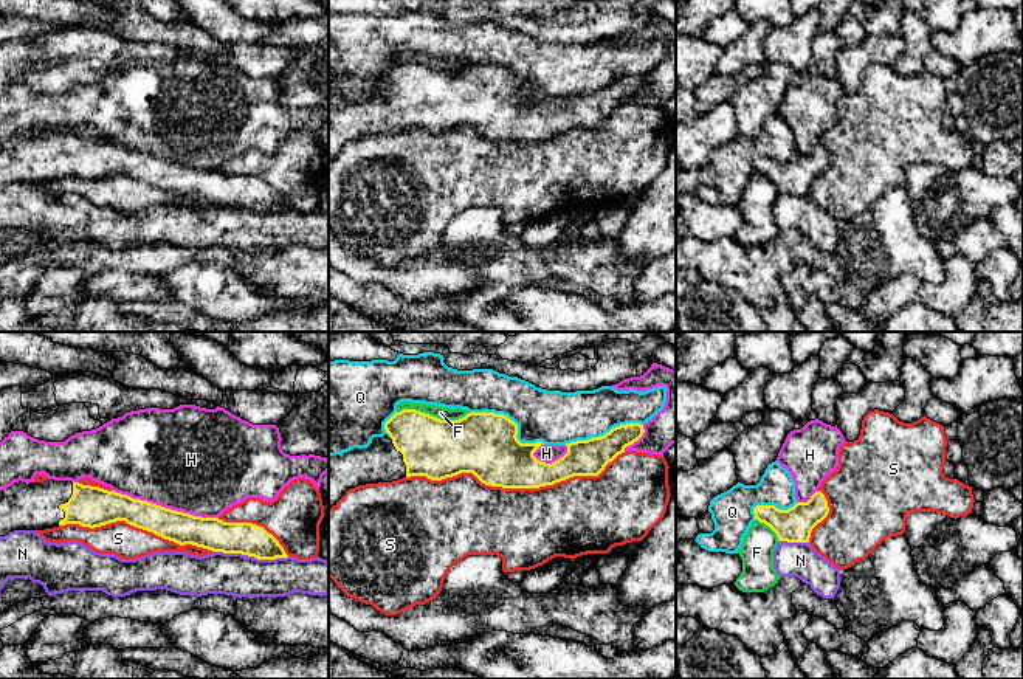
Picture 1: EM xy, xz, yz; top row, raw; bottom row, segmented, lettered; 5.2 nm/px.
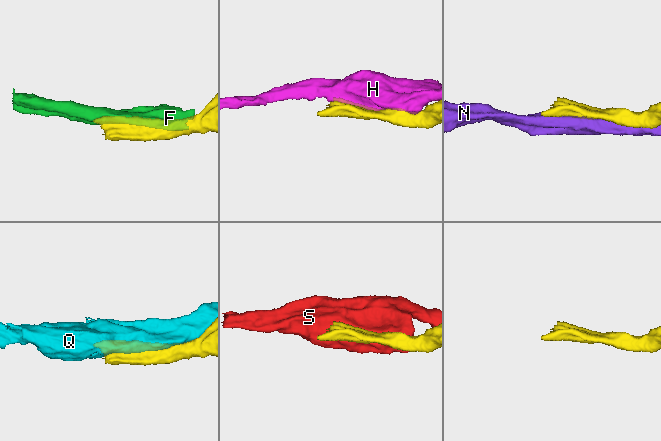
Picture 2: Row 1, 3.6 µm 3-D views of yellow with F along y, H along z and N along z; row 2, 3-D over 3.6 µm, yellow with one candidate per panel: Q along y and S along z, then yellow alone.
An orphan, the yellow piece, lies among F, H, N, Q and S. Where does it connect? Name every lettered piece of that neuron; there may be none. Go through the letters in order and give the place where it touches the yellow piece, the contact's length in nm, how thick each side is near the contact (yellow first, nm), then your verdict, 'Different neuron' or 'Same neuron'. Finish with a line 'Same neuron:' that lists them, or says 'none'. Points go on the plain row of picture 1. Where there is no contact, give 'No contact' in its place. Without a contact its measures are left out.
F: Touches yellow at xz (434, 70). Shared border 380 nm. Thickness 300 nm (yellow) against 70 nm. Different neuron
H: Touches yellow at xy (165, 160). Shared border 550 nm. Thickness 160 nm (yellow) against 500 nm. Different neuron
N: Touches yellow at xy (251, 208). Shared border 380 nm. Thickness 170 nm (yellow) against 220 nm. Different neuron
Q: Touches yellow at xz (513, 75). Shared border 420 nm. Thickness 320 nm (yellow) against 280 nm. Different neuron
S: Touches yellow at xz (515, 140). Shared border 1150 nm. Thickness 320 nm (yellow) against 400 nm. Different neuron
Same neuron: none

